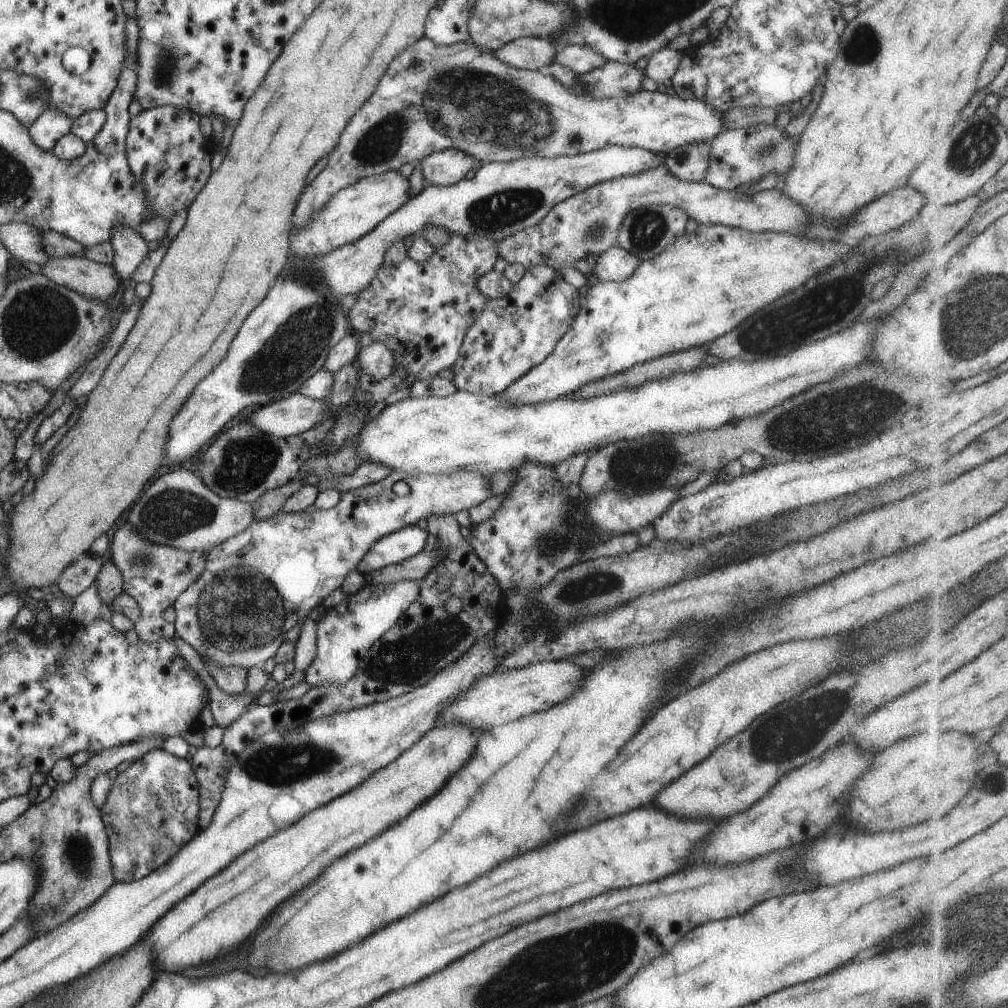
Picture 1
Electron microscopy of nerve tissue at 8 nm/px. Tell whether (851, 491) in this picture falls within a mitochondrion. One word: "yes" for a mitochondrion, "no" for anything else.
no

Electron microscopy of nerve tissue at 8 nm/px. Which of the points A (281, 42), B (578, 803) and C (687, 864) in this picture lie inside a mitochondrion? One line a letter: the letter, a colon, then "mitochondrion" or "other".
A: other
B: other
C: other

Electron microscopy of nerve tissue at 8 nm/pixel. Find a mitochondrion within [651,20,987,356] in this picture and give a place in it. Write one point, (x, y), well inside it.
(863, 43)

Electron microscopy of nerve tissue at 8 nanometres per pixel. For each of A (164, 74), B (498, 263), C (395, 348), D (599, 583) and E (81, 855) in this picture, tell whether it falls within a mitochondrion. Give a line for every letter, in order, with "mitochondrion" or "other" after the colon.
A: mitochondrion
B: other
C: other
D: mitochondrion
E: mitochondrion

